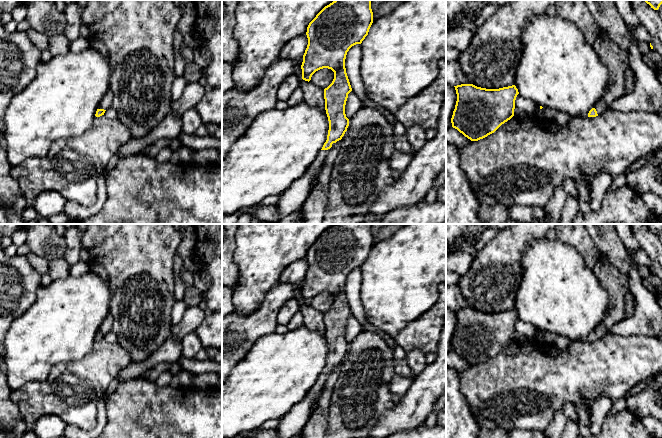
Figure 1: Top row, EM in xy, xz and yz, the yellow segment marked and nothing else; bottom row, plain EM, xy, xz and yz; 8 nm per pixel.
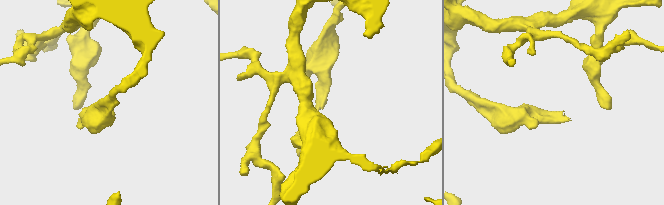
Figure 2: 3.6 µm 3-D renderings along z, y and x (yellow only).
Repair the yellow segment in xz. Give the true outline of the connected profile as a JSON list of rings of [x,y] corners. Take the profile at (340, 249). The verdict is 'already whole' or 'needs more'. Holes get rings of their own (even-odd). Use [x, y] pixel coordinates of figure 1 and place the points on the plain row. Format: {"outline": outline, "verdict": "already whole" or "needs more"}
{"outline": [[[334,224],[325,230],[307,251],[308,269],[301,289],[302,303],[309,306],[312,299],[323,292],[331,293],[334,296],[332,307],[324,313],[325,334],[329,345],[329,354],[326,366],[306,397],[295,404],[288,413],[279,419],[279,426],[275,429],[278,438],[291,438],[302,431],[309,420],[313,404],[325,386],[329,375],[337,365],[342,363],[347,355],[349,343],[345,338],[345,329],[352,312],[346,297],[345,283],[347,276],[352,270],[362,267],[368,259],[372,247],[371,224]]], "verdict": "needs more"}

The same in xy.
{"outline": [[[108,314],[104,319],[103,323],[101,324],[95,340],[100,341],[104,339],[105,335],[112,330],[112,326],[113,326],[113,317],[110,314]]], "verdict": "needs more"}

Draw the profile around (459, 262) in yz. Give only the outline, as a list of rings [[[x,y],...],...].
[[[463,251],[447,253],[446,270],[463,276],[470,269],[473,258],[474,256]]]

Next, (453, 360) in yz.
[[[453,351],[446,353],[446,367],[452,368],[457,374],[466,370],[470,366],[472,365],[465,361],[457,353]]]

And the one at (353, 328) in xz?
[[[352,314],[348,318],[348,322],[345,329],[345,338],[348,343],[355,339],[361,332],[363,328],[357,318]]]

